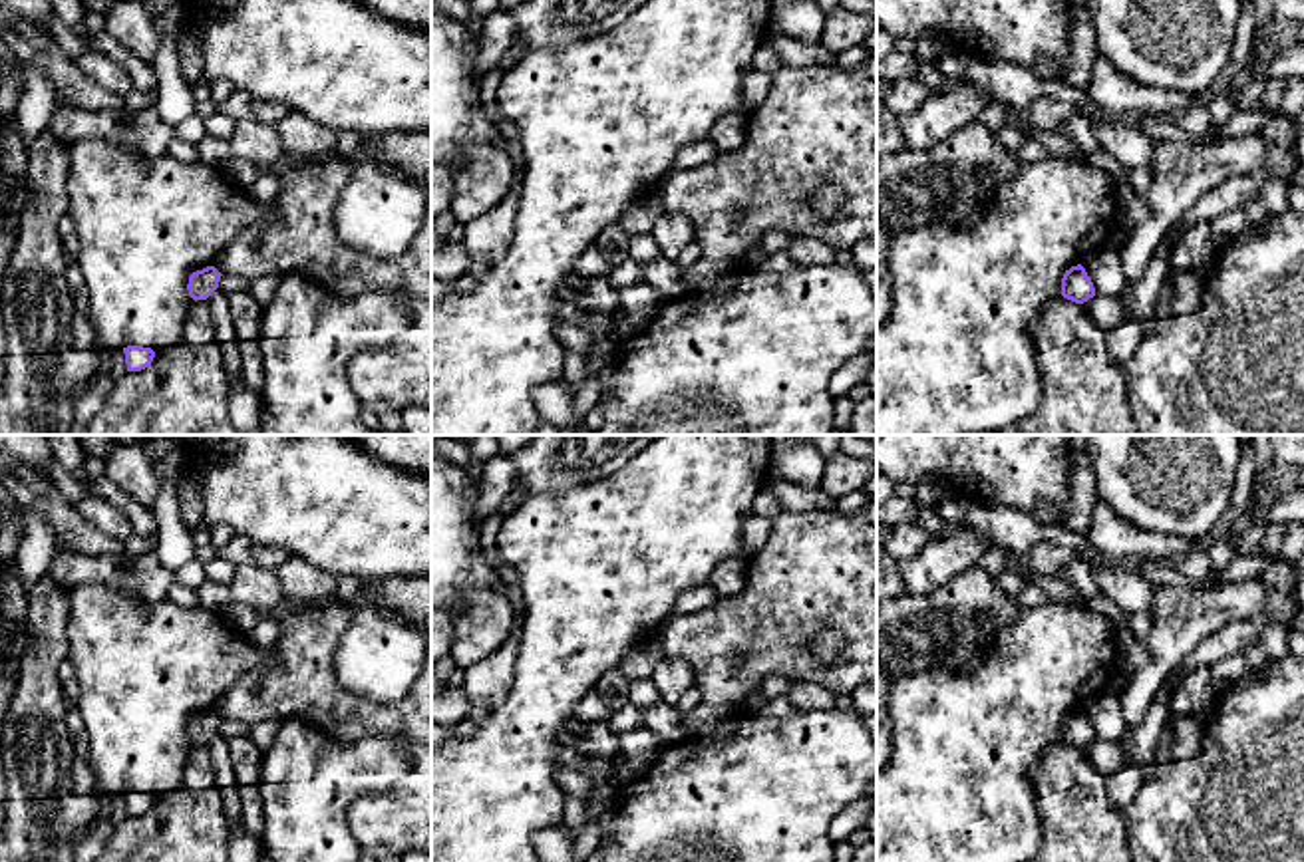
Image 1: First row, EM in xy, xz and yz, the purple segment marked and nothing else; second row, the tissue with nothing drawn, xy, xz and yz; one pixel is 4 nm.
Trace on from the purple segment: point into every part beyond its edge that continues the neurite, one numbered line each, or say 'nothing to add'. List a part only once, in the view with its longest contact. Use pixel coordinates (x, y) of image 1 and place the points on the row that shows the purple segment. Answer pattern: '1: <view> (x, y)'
nothing to add

